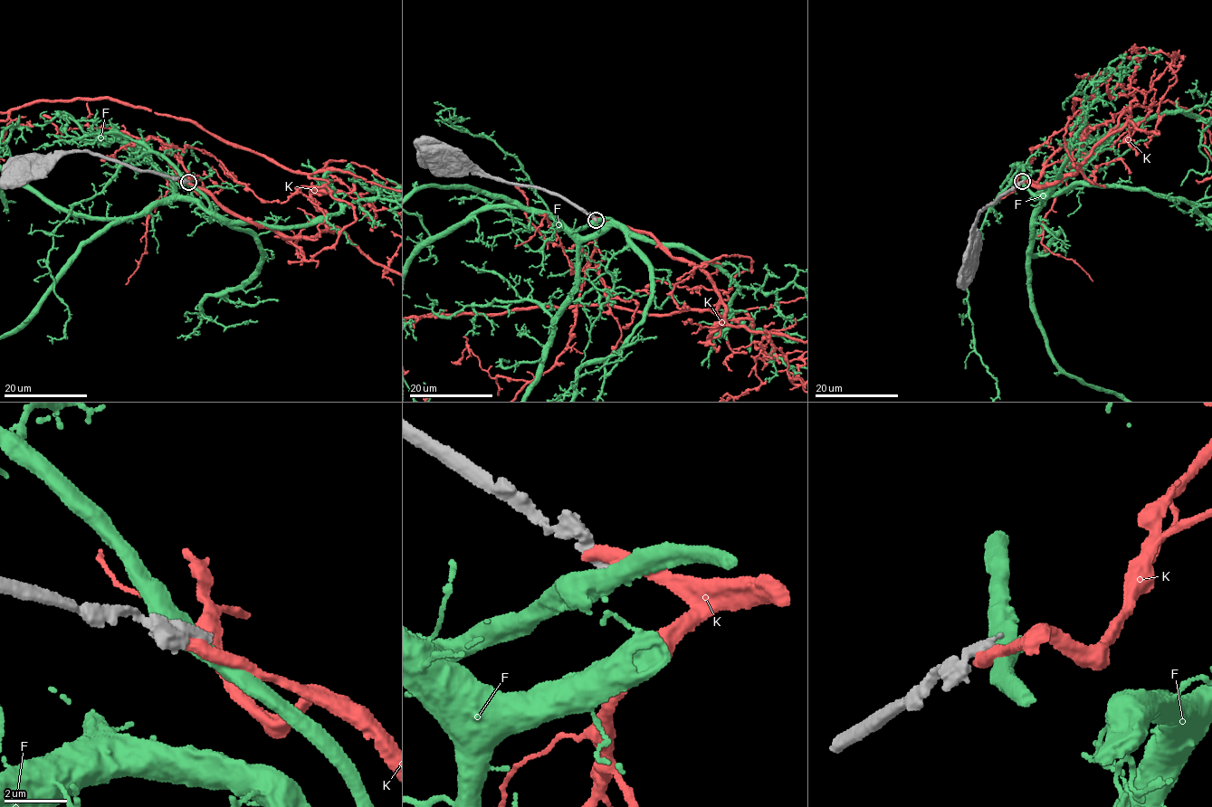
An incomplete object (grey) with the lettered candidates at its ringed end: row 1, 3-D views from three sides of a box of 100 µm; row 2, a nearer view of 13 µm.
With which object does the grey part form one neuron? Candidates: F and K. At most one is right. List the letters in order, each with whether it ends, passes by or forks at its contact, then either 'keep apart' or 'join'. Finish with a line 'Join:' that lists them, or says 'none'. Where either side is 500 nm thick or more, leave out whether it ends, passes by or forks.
F: keep apart
K: it ends there; keep apart
Join: none

